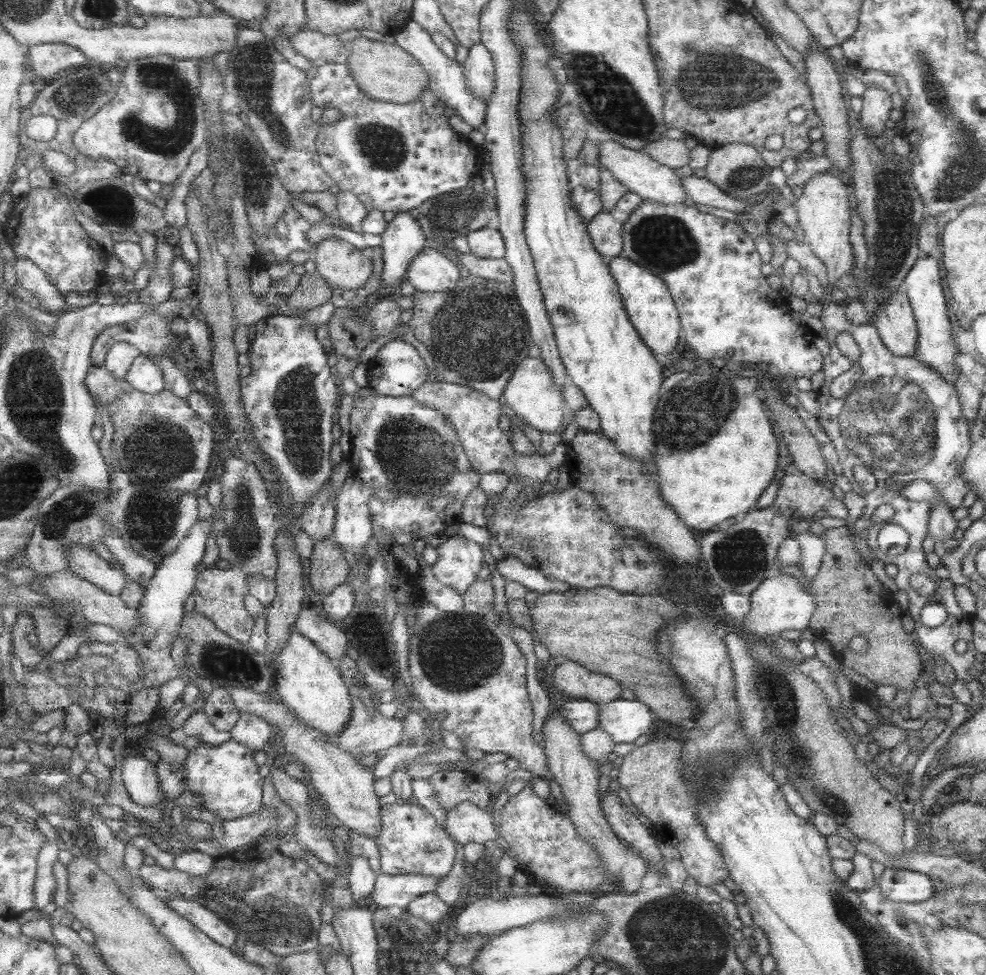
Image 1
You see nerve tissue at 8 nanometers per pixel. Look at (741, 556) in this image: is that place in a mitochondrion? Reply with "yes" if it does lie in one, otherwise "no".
yes

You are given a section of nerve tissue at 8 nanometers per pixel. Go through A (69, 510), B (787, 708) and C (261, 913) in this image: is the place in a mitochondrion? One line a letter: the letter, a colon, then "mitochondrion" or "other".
A: mitochondrion
B: mitochondrion
C: mitochondrion

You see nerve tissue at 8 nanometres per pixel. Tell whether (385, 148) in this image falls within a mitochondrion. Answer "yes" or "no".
yes

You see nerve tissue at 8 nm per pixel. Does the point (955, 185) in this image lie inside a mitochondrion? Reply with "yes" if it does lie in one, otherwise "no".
yes

